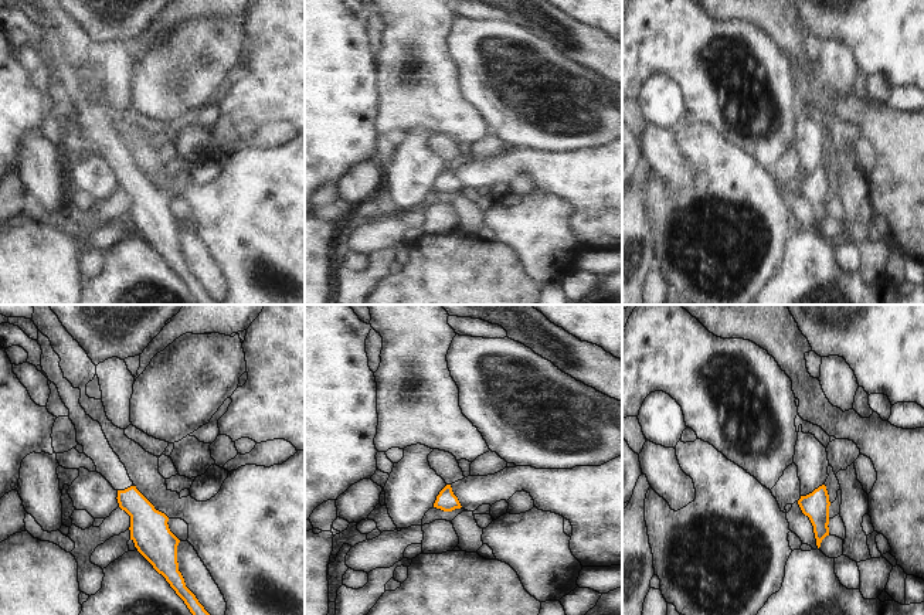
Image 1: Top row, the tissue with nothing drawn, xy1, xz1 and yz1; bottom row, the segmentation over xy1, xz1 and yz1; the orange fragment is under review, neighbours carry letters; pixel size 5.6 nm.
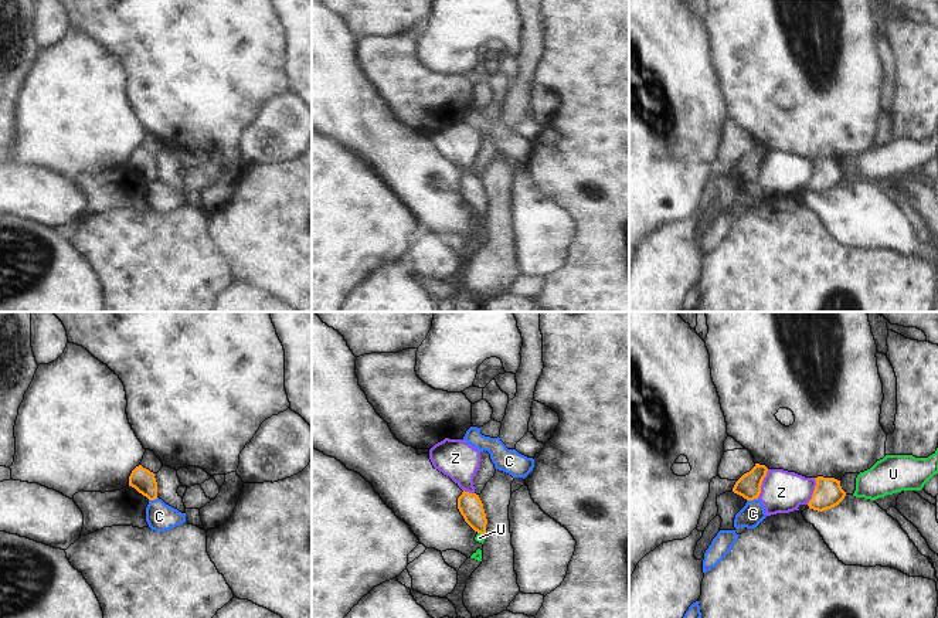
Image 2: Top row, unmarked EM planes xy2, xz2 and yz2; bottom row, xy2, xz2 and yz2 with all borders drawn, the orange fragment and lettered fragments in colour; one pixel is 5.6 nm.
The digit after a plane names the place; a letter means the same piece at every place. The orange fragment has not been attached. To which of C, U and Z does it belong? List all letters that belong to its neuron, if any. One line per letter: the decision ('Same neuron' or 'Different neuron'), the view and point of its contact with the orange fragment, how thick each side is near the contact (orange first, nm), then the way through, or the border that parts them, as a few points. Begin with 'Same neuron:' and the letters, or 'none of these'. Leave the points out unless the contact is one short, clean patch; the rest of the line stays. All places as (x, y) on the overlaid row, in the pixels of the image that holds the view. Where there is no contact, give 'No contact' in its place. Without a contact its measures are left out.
Same neuron: none of these
C: Different neuron. Touches orange at yz2 (751, 499). Thickness 140 nm (orange) against 140 nm. Boundary: yz2 (757, 498), (747, 501)
U: Different neuron. Touches orange at xz2 (481, 533). Thickness 140 nm (orange) against 50 nm. Boundary: xz2 (478, 532), (483, 535)
Z: Different neuron. Touches orange at yz2 (761, 484). Thickness 140 nm (orange) against 240 nm. Boundary: yz2 (768, 469), (757, 498).

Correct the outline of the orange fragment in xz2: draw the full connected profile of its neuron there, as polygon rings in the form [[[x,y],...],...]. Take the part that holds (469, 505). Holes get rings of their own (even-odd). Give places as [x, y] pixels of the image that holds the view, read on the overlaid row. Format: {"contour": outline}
{"contour": [[[462,492],[458,498],[458,509],[463,516],[465,522],[478,533],[486,533],[486,513],[483,509],[483,503],[476,493]]]}

